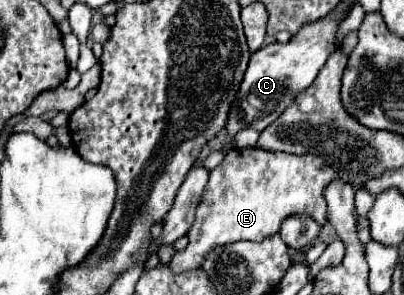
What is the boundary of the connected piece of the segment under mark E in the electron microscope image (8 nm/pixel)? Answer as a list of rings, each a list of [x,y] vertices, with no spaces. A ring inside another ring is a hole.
[[[242,148],[242,150],[230,150],[228,156],[210,172],[208,186],[204,188],[202,202],[196,210],[196,220],[188,232],[188,246],[182,252],[176,252],[172,256],[170,268],[174,272],[186,272],[202,268],[204,258],[216,248],[226,246],[238,240],[256,240],[260,242],[266,236],[272,236],[278,232],[278,226],[284,218],[290,214],[306,214],[310,218],[316,218],[320,226],[326,224],[326,202],[324,202],[324,190],[328,182],[334,178],[332,168],[300,168],[300,156],[288,156],[286,152],[264,152],[260,148]]]

